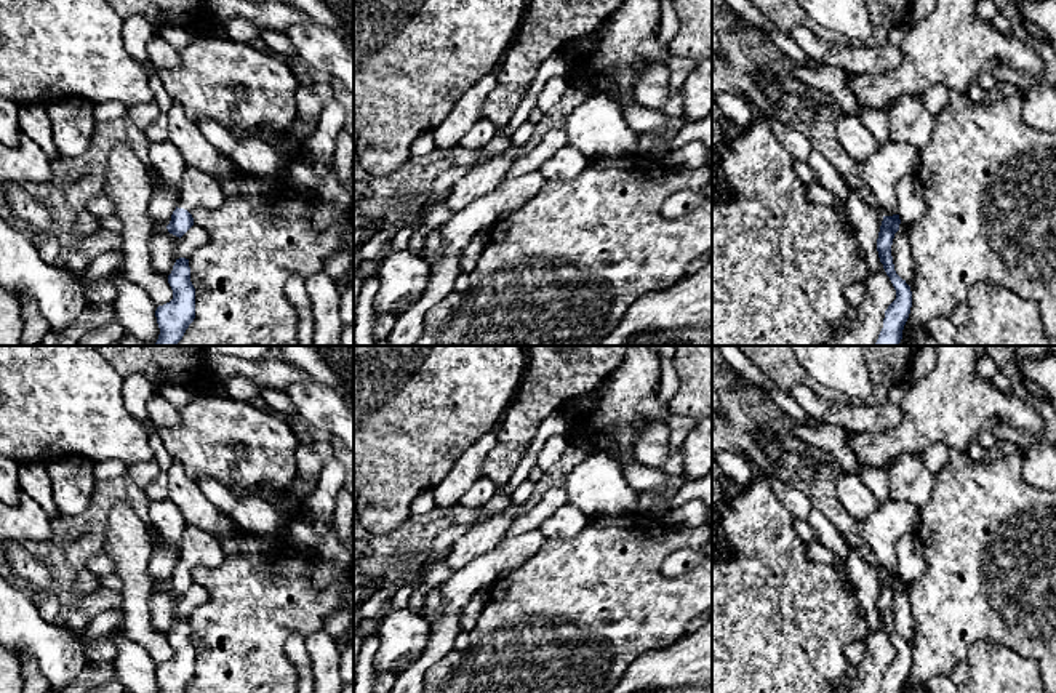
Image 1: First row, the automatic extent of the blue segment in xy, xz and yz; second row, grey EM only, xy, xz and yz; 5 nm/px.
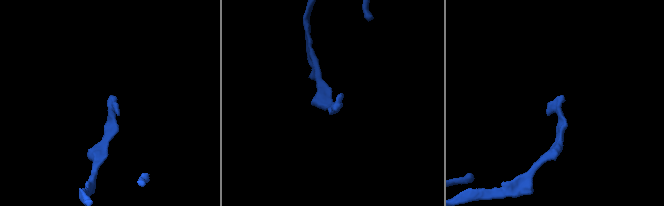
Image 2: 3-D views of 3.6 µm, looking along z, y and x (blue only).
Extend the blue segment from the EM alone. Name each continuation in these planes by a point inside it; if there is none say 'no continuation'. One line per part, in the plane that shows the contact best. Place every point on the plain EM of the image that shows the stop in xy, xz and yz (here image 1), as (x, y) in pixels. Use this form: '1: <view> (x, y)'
1: xy (200, 549)

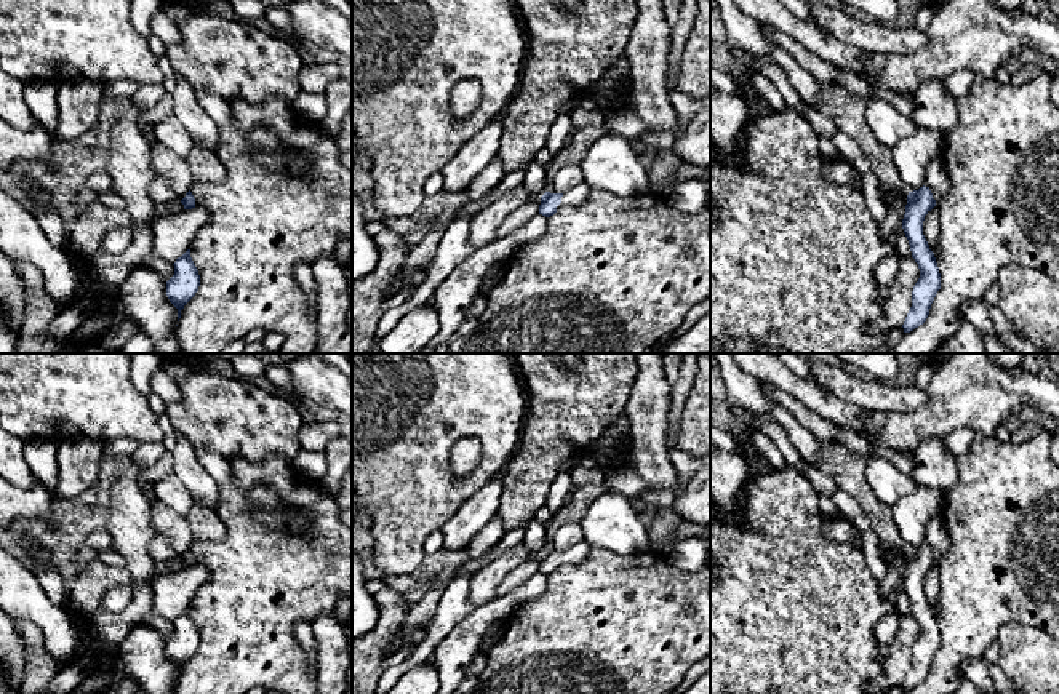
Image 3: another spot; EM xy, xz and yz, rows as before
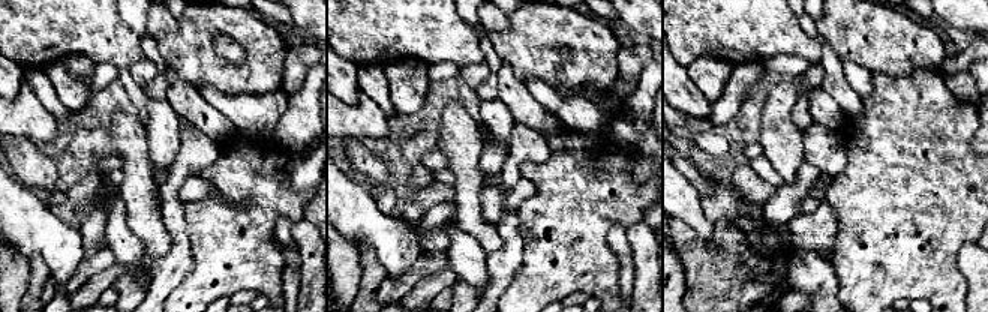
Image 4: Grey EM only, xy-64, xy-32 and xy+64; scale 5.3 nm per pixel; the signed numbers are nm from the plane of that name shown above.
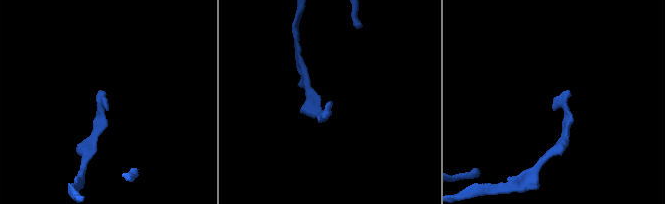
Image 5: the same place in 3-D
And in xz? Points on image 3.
1: xz (576, 555)

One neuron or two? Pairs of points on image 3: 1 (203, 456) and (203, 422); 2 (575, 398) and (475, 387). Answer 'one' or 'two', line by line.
1: two
2: two

